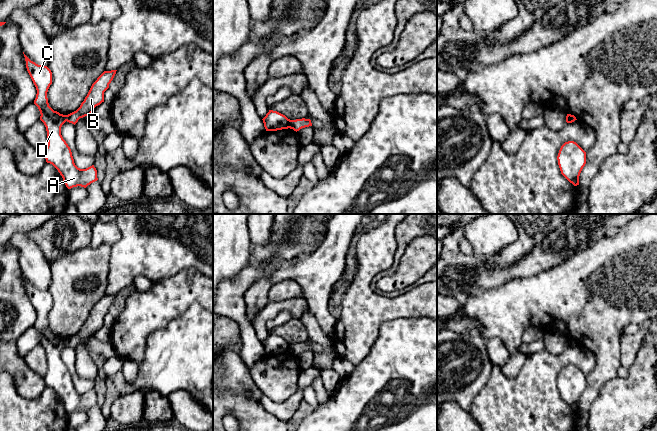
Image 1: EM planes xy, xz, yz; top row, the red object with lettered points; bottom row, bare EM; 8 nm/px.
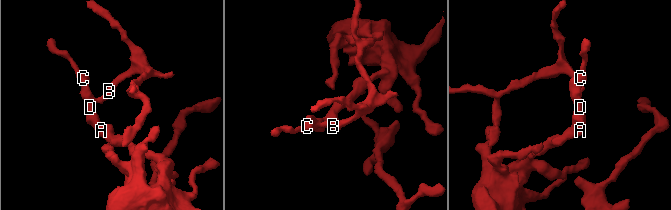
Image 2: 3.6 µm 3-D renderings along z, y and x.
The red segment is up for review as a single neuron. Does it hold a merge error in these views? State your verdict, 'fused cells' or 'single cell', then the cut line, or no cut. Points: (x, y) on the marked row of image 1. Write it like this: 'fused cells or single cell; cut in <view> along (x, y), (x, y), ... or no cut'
fused cells; cut in xz along (291, 120), (288, 127)

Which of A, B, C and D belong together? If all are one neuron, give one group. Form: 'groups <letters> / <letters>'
groups A C D / B

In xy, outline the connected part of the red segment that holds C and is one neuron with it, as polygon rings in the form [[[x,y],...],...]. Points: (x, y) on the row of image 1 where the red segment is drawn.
[[[25,54],[27,71],[36,87],[37,94],[34,104],[40,111],[40,120],[47,131],[48,145],[44,152],[47,163],[52,164],[60,173],[68,189],[81,186],[86,188],[98,180],[97,170],[94,165],[78,168],[72,152],[61,135],[61,127],[66,122],[65,115],[54,111],[48,103],[47,92],[52,84],[52,72],[47,66],[38,65],[31,61]]]

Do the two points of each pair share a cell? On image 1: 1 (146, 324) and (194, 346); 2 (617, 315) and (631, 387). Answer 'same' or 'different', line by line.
1: different
2: different

